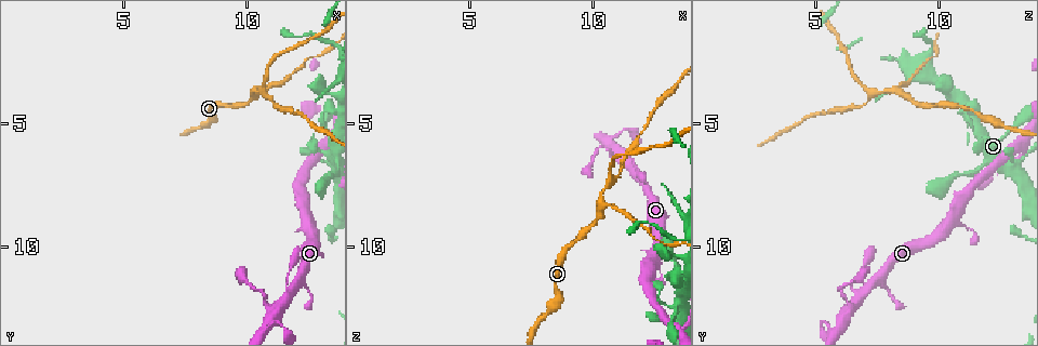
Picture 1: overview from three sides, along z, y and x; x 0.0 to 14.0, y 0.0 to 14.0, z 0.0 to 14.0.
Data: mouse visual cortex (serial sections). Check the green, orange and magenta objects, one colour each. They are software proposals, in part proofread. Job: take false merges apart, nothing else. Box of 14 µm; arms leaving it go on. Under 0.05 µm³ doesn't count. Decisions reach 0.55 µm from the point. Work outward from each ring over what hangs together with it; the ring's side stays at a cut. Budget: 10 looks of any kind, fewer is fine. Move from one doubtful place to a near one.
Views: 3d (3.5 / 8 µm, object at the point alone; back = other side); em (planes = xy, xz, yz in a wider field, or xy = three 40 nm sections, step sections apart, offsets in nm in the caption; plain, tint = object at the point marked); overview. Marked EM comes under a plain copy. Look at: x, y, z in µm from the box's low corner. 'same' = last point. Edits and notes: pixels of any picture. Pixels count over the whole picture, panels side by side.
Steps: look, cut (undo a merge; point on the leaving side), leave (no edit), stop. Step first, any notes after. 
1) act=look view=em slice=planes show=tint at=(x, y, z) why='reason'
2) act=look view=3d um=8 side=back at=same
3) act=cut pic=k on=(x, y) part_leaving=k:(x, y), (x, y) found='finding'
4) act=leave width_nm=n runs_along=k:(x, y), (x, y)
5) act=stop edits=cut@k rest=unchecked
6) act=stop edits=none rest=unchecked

act=look view=3d um=3.5 at=(13.3, 6.6, 13.1) why='four-way junction'

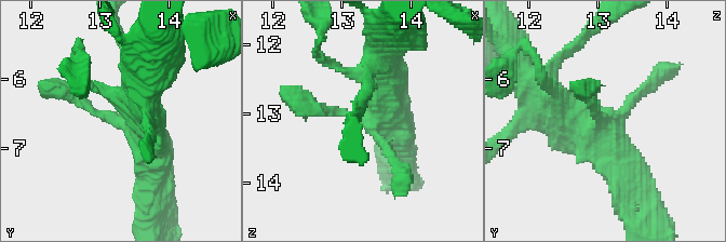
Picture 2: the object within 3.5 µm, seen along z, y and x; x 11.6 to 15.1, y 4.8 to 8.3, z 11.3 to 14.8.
act=look view=em slice=planes show=tint at=(13.35, 6.60, 13.00) why='now the EM'

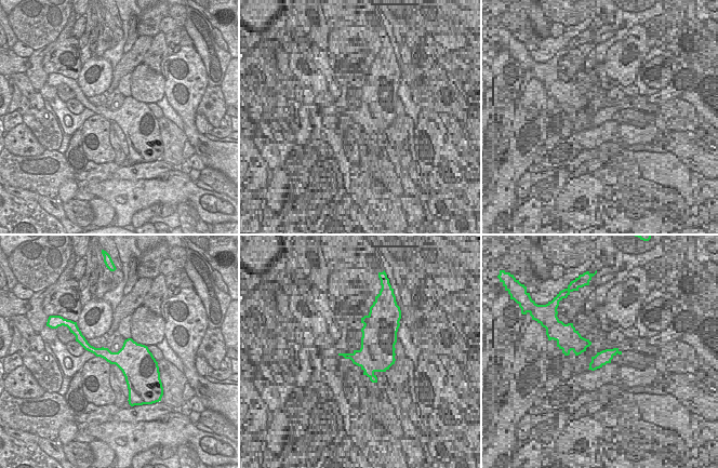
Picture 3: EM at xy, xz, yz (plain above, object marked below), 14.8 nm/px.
act=leave runs_along=2:(364, 74), (384, 107), (308, 107) found='continuous, no second cell'

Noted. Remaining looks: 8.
act=look view=3d um=3.5 at=(12.8, 9.2, 11.2) why='narrows sharply'

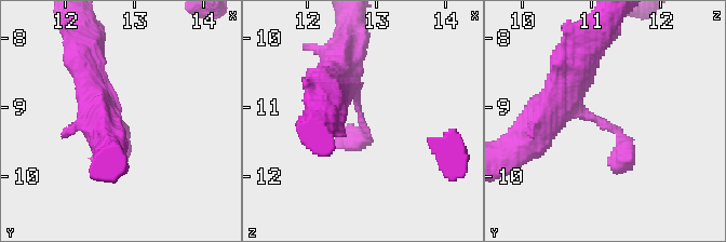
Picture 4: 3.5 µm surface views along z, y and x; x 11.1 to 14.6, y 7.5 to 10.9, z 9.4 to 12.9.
act=look view=em slice=xy step=5 show=tint at=(12.80, 9.25, 11.20) why='now the EM'

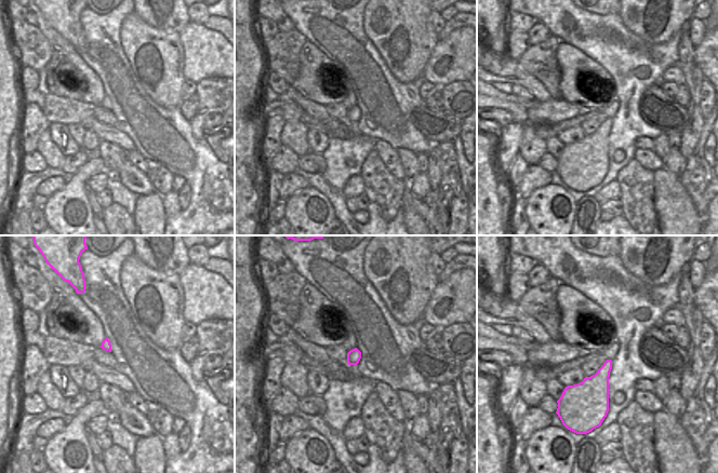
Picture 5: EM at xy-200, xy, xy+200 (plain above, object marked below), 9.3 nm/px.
act=look view=em slice=planes show=tint at=same

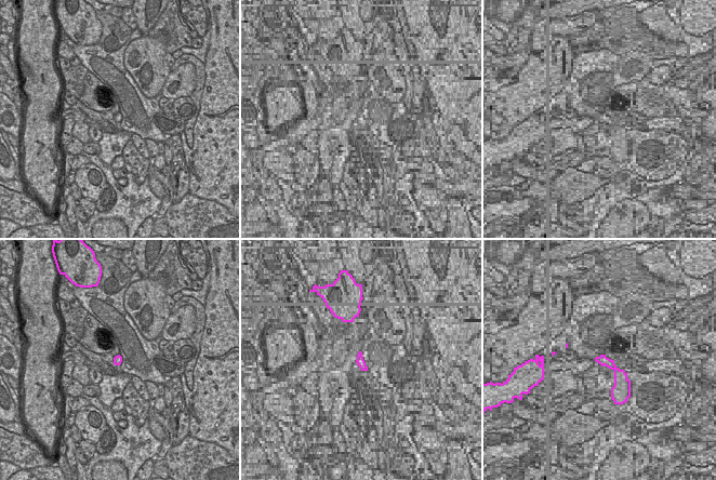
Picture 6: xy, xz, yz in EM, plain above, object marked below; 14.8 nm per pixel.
act=leave width_nm=130 runs_along=4:(338, 61), (365, 133), (332, 147) found='continuous, no second cell'

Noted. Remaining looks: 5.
act=look view=3d um=3.5 side=back at=(11.6, 11.8, 6.6) why='thin arm on a thick one'

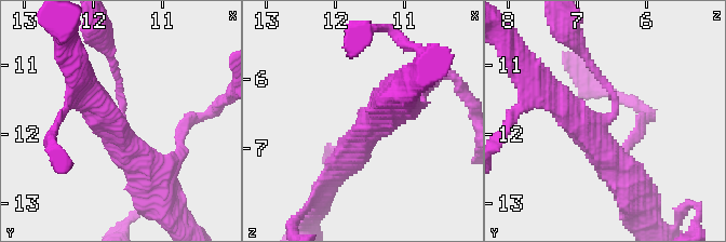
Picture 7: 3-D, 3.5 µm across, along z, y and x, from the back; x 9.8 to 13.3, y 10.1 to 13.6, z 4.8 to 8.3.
act=look view=em slice=xy step=1 show=tint at=same arms=3 arm_widths_nm=100,350,400 why='need the tissue'

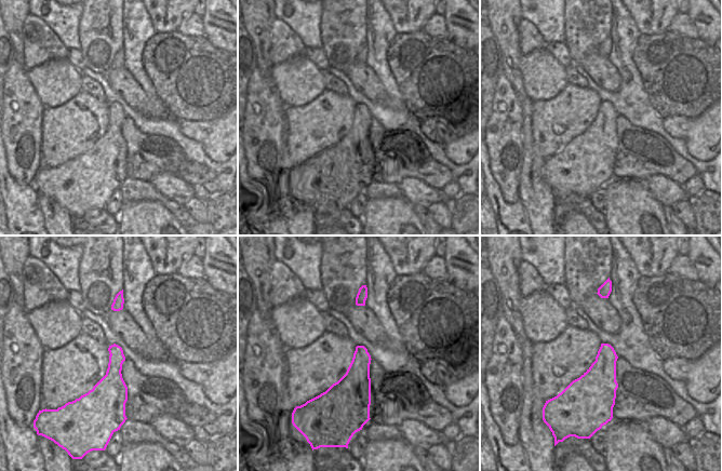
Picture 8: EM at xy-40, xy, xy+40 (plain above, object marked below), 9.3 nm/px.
act=leave runs_along=7:(559, 103), (589, 136), (614, 109), (587, 56) found='continuous, no second cell'

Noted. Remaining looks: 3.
act=look view=3d um=3.5 at=(11.3, 13.0, 5.3) why='abrupt turn'

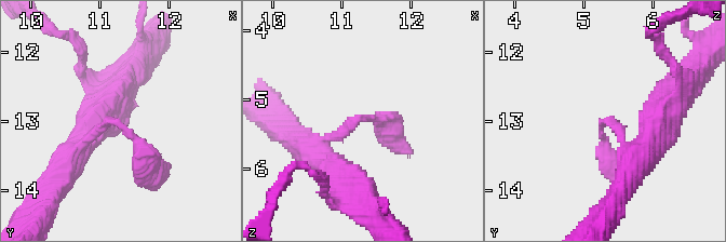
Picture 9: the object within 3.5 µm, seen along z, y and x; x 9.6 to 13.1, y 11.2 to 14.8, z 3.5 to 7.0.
act=leave runs_along=9:(81, 146), (115, 119), (158, 170) found='one cell here'

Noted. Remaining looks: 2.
act=stop edits=none rest=unchecked

